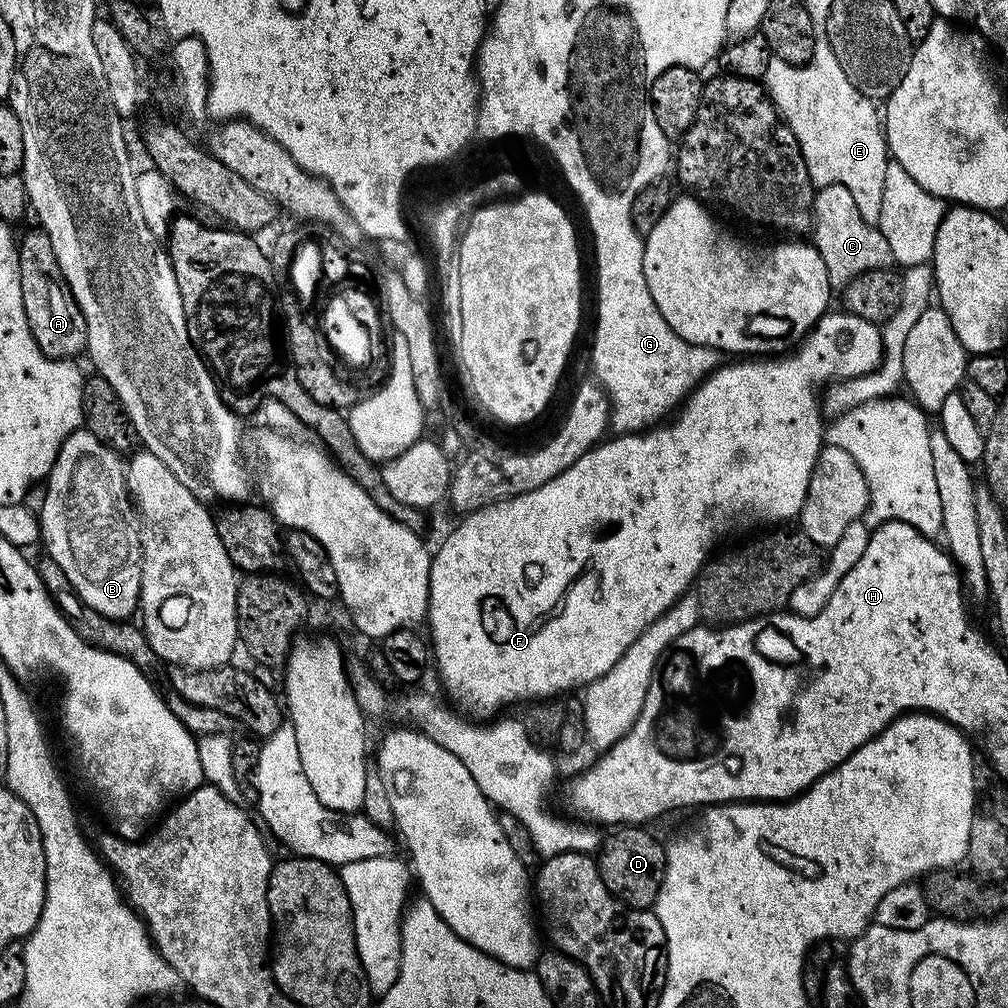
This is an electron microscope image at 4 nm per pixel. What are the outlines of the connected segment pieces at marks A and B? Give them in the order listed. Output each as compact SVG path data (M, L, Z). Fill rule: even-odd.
M28 232L18 240L20 254L20 281L22 282L22 306L26 306L26 318L30 322L30 330L44 354L52 360L72 360L79 352L83 353L88 346L86 322L82 310L76 304L67 284L64 283L58 262L54 258L54 246L50 246L50 238L37 232Z
M86 430L74 431L58 450L58 458L46 477L45 490L45 501L38 519L46 556L58 562L86 608L93 608L110 620L127 621L131 617L128 615L137 611L140 602L142 525L137 505L128 491L126 464L121 453L107 448Z

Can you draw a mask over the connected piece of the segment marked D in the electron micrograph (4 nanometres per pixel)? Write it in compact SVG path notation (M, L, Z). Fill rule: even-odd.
M644 826L617 827L609 831L612 833L608 837L605 835L601 839L594 856L602 882L606 882L606 890L610 890L610 894L614 894L614 898L618 898L628 908L651 909L662 886L666 848L648 830Z

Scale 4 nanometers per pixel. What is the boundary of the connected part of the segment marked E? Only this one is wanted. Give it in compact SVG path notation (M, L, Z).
M821 48L821 52L819 49L814 56L816 69L799 64L789 64L784 68L786 62L773 58L762 80L784 123L790 126L794 138L798 138L813 185L817 189L831 184L846 186L846 190L854 194L862 218L877 225L890 161L882 116L877 105L850 82L831 48Z

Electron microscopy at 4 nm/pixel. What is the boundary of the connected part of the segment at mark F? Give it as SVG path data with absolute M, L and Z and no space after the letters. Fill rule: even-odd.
M843 310L837 312L831 311L824 314L824 316L815 324L807 336L800 342L799 346L790 353L777 355L775 358L744 358L741 364L728 364L716 369L715 372L708 373L691 392L688 393L682 407L675 413L673 424L669 422L661 423L659 426L653 426L643 432L630 432L627 434L616 434L611 438L605 439L603 442L591 448L586 454L582 454L582 458L578 458L578 462L574 462L562 474L558 474L550 482L546 482L542 486L538 486L538 490L530 490L526 494L518 494L514 498L506 498L494 502L485 508L479 508L473 512L467 513L463 517L464 520L444 541L440 544L440 549L435 549L432 556L432 569L430 570L430 594L428 595L428 614L426 617L426 628L432 631L430 635L430 656L434 661L434 668L440 671L440 680L444 683L444 688L448 691L447 699L461 713L467 714L472 718L492 718L500 712L503 708L508 708L511 704L516 704L519 700L523 702L540 702L545 698L556 698L561 694L571 693L572 688L583 689L585 686L592 684L602 674L606 674L606 670L610 670L610 666L614 666L614 662L618 662L618 658L622 658L622 654L628 647L630 647L638 638L638 634L642 634L642 630L646 630L646 626L650 626L650 622L657 620L662 614L666 614L666 610L670 610L670 606L674 606L674 602L680 599L693 587L694 581L700 575L701 568L704 567L706 561L709 559L710 553L708 551L712 548L712 543L716 540L716 535L731 522L735 516L757 516L760 520L780 520L776 522L788 522L791 518L799 517L804 499L806 498L806 490L810 484L812 471L816 465L816 460L820 456L820 450L826 440L826 424L824 417L820 411L819 405L819 392L827 384L833 380L845 380L852 377L865 376L875 370L882 361L884 356L885 347L882 339L882 331L879 325L872 324L864 318L858 318L857 315L847 313Z

